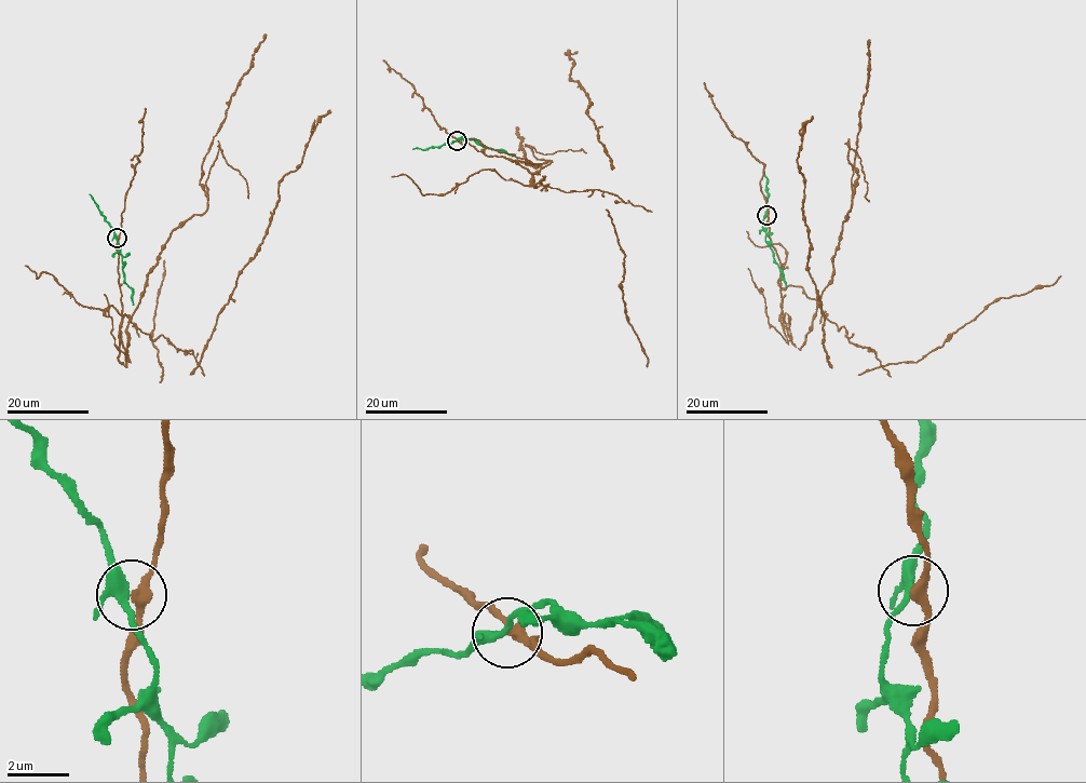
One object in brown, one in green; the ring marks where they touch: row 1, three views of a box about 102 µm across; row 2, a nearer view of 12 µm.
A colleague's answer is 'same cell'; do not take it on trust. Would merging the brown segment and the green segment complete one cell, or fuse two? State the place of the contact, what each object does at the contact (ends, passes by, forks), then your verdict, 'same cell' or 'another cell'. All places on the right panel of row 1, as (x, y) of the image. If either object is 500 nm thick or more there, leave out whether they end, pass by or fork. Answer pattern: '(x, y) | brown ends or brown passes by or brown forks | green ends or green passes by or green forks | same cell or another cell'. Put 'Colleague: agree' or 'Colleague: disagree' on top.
Colleague: disagree
(767, 215) | brown passes by | green forks | another cell

